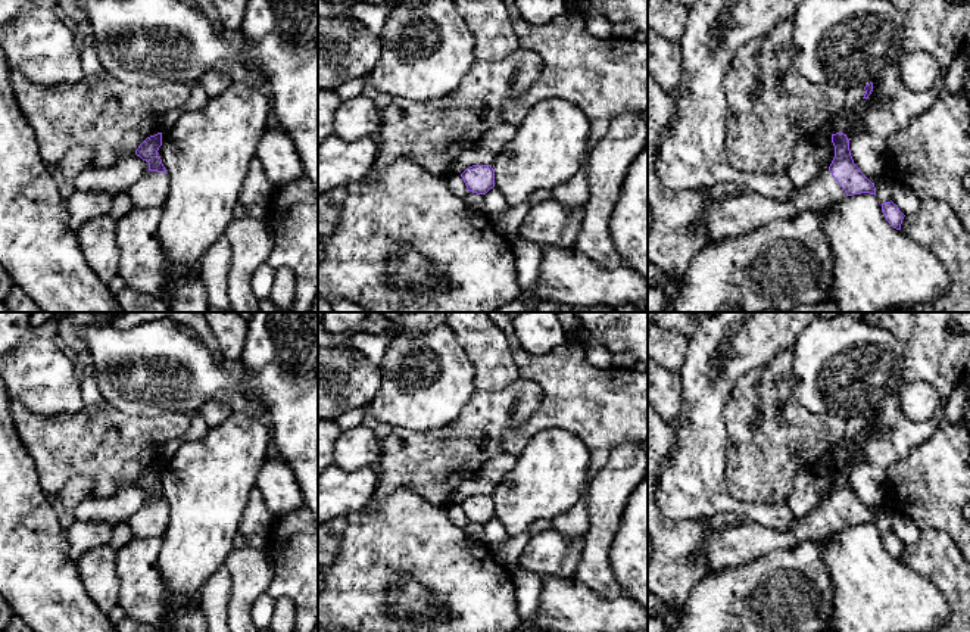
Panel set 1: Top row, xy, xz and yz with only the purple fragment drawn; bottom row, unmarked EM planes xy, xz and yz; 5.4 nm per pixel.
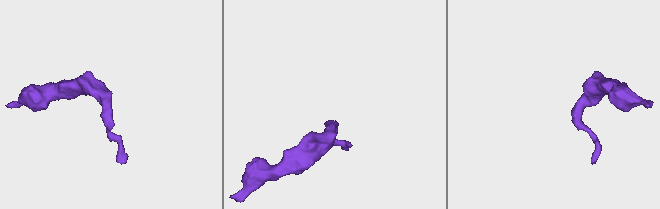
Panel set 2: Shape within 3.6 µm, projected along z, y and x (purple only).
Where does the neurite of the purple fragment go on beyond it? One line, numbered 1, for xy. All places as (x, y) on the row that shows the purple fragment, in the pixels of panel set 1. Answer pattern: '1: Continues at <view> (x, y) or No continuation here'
1: Continues at xy (150, 190)

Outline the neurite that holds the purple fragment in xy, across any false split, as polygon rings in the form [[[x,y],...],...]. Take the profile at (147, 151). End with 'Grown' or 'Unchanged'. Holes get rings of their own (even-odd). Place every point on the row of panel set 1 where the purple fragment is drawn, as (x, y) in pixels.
[[[162,133],[147,137],[135,155],[149,164],[149,172],[128,189],[134,206],[162,206],[168,196],[168,174],[157,156]]]. Grown

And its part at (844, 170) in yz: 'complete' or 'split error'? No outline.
split error

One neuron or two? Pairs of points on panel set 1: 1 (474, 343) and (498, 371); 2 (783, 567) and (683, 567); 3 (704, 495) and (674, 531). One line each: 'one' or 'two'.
1: one
2: two
3: two

